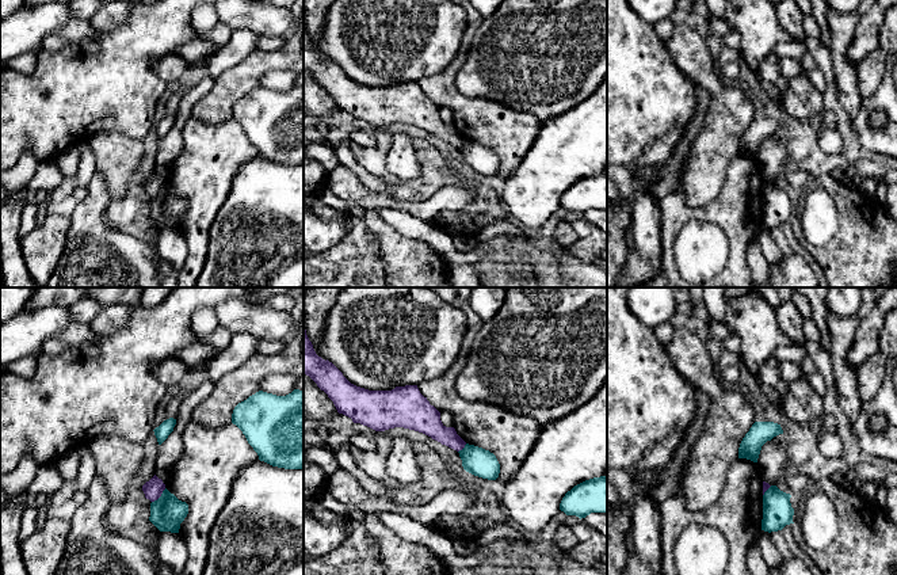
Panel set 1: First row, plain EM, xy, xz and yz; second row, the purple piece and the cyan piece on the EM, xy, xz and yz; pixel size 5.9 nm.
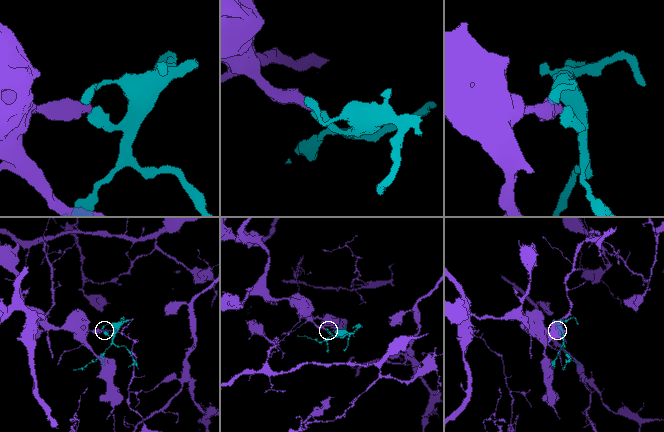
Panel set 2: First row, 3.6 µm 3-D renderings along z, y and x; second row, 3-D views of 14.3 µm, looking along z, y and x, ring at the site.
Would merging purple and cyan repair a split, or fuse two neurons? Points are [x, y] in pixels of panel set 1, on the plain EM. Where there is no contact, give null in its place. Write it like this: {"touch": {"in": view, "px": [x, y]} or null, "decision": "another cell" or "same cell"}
{"touch": {"in": "xy", "px": [159, 193]}, "decision": "another cell"}

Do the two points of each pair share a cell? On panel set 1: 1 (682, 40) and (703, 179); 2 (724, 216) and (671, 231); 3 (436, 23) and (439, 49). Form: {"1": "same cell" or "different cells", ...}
{"1": "same cell", "2": "same cell", "3": "same cell"}

